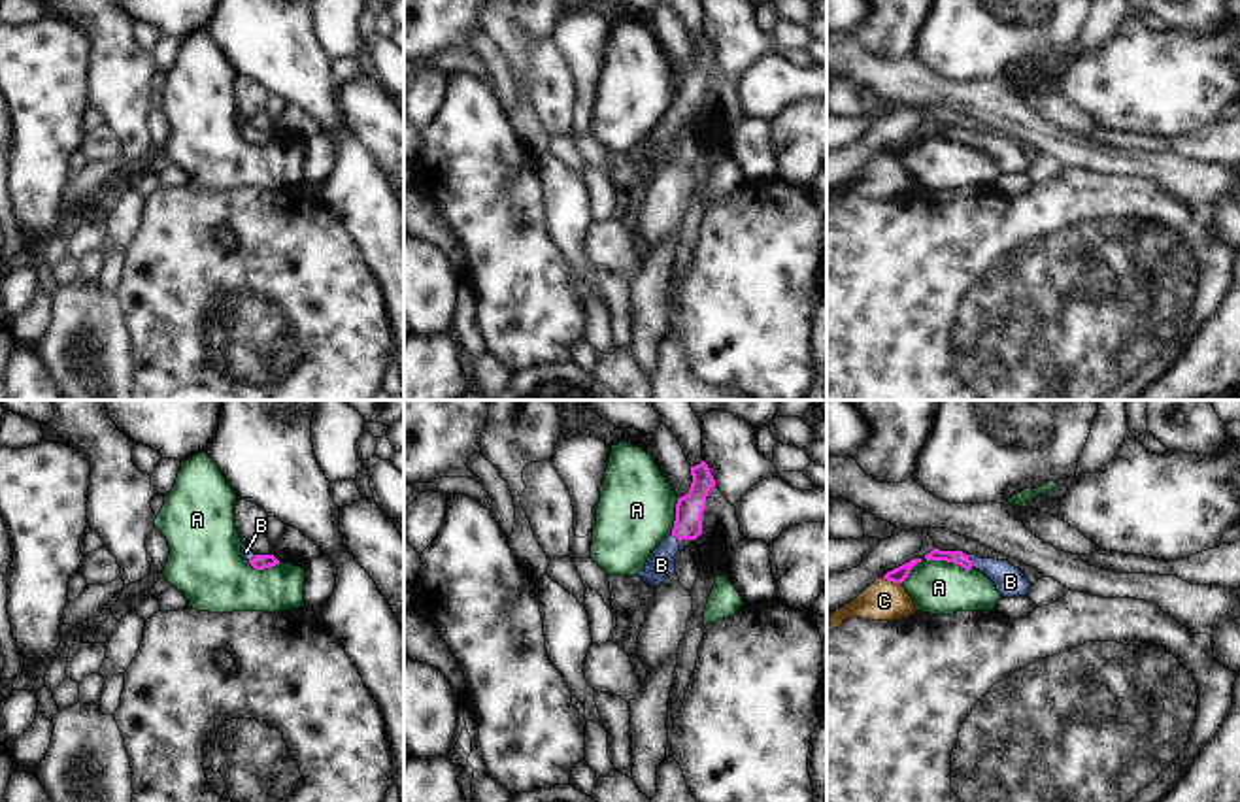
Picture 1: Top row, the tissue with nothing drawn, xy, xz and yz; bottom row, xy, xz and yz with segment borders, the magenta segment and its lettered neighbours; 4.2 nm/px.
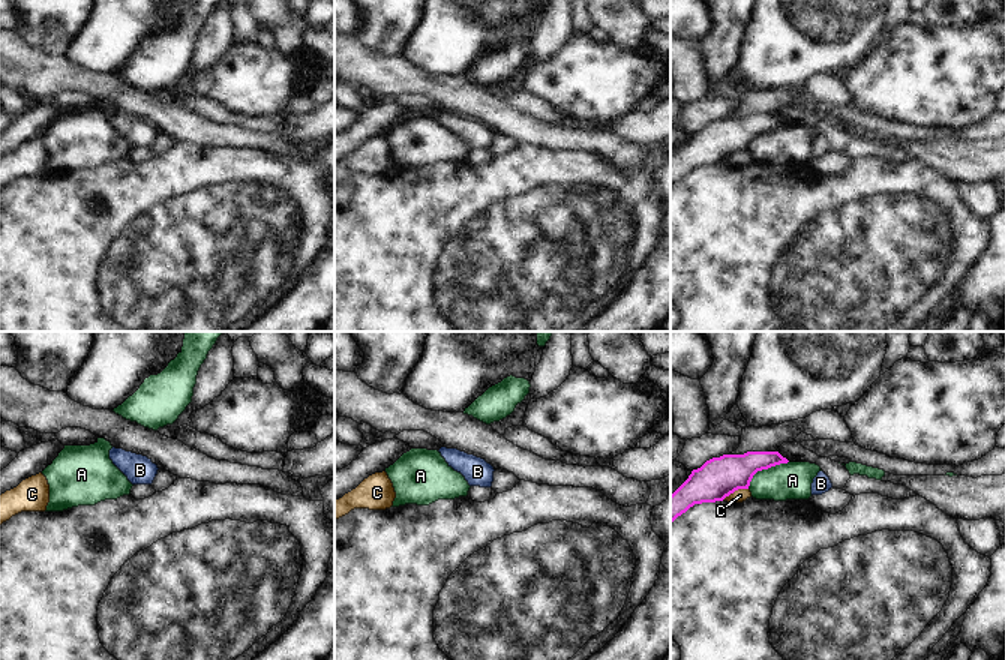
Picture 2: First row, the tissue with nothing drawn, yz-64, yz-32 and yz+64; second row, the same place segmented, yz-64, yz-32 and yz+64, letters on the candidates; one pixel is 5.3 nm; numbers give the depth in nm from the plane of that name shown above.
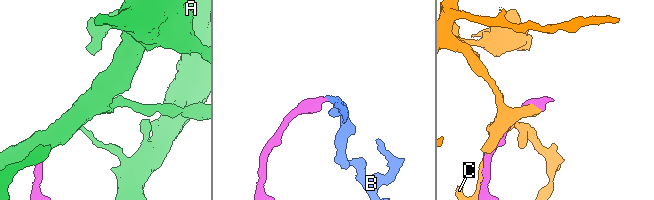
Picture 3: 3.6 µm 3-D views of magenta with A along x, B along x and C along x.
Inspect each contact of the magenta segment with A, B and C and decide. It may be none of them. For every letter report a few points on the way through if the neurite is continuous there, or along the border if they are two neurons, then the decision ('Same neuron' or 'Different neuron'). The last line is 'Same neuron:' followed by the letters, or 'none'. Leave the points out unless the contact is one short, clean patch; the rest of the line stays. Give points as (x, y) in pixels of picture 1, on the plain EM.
A: Boundary: yz (971, 144), (963, 146), (923, 134), (901, 159). Different neuron
B: Path across: yz (957, 134), (971, 138), (991, 144), (1010, 159). Same neuron
C: Different neuron
Same neuron: B.

